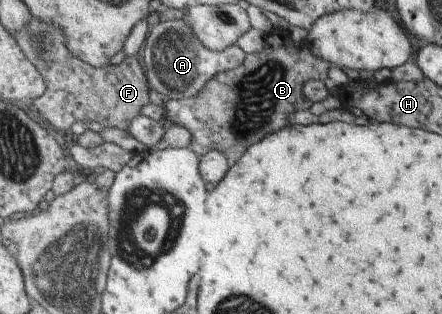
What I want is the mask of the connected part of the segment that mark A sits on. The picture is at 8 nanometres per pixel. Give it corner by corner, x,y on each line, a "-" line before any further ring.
184,19
167,20
150,28
142,47
150,90
167,97
168,101
198,95
218,73
240,67
247,57
238,43
224,51
208,49

